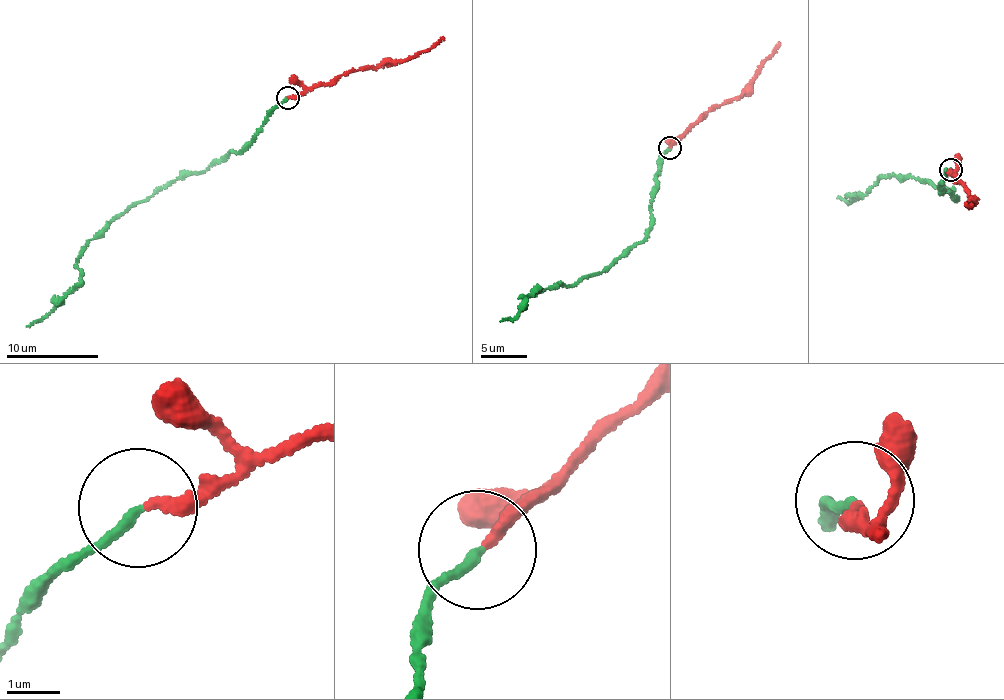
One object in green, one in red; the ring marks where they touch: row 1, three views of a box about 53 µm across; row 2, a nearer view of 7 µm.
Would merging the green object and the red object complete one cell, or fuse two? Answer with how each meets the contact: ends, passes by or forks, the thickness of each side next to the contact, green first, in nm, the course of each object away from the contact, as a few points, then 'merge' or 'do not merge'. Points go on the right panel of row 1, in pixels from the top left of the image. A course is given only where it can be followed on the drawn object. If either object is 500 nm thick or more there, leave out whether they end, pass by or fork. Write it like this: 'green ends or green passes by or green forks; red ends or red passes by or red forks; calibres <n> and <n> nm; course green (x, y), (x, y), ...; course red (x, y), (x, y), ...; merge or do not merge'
green ends; red ends; calibres 170 and 240 nm; course green (951, 169), (940, 192), (951, 193), (954, 200), (946, 187), (892, 173), (849, 202), (838, 196); course red (951, 169), (975, 202), (966, 205), (969, 209), (971, 205); do not merge

